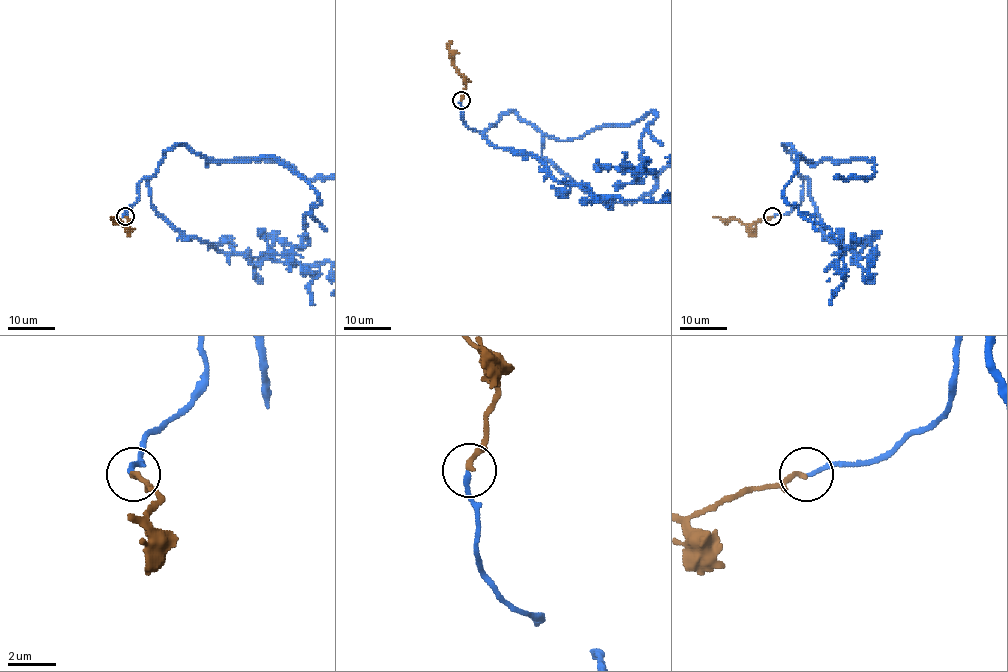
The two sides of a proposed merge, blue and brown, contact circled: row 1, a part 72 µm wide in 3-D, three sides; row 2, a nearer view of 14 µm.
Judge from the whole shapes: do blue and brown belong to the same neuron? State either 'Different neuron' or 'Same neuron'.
Same neuron

